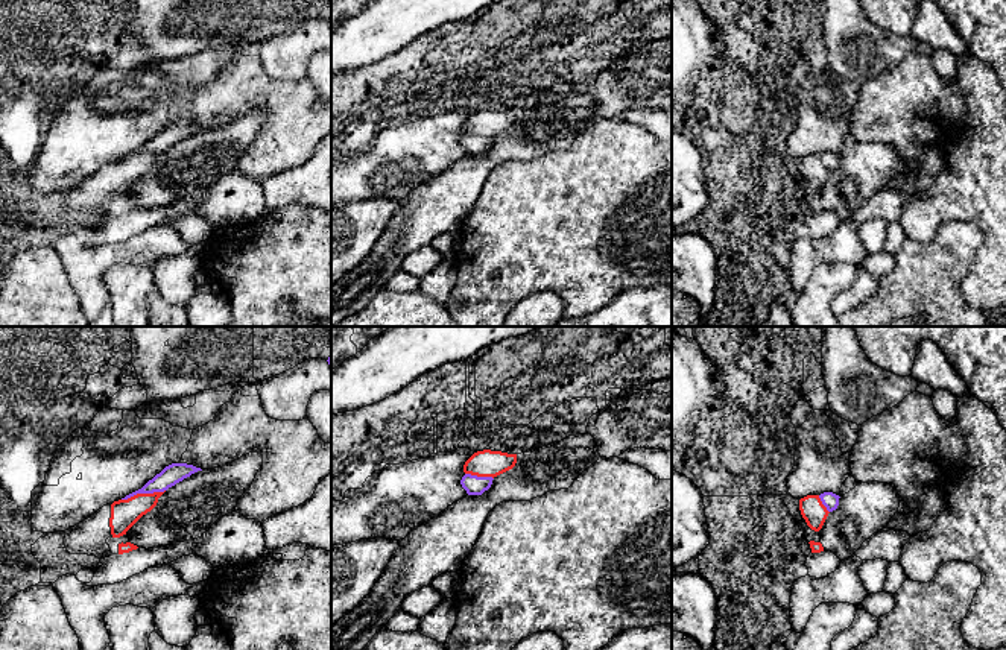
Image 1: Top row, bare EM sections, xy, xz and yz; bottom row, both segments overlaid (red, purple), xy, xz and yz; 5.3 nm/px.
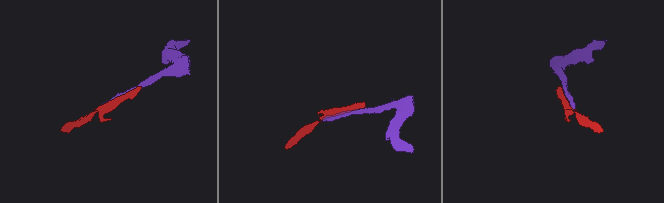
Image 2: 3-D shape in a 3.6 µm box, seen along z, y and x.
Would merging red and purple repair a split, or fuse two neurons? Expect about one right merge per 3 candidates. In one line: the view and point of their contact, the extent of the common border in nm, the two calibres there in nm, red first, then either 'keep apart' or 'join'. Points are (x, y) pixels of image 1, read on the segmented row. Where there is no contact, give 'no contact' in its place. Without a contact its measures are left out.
meets red in xy at (143, 494); contact 240 nm long; 150 nm thick on the red side, 110 nm on the other; join

